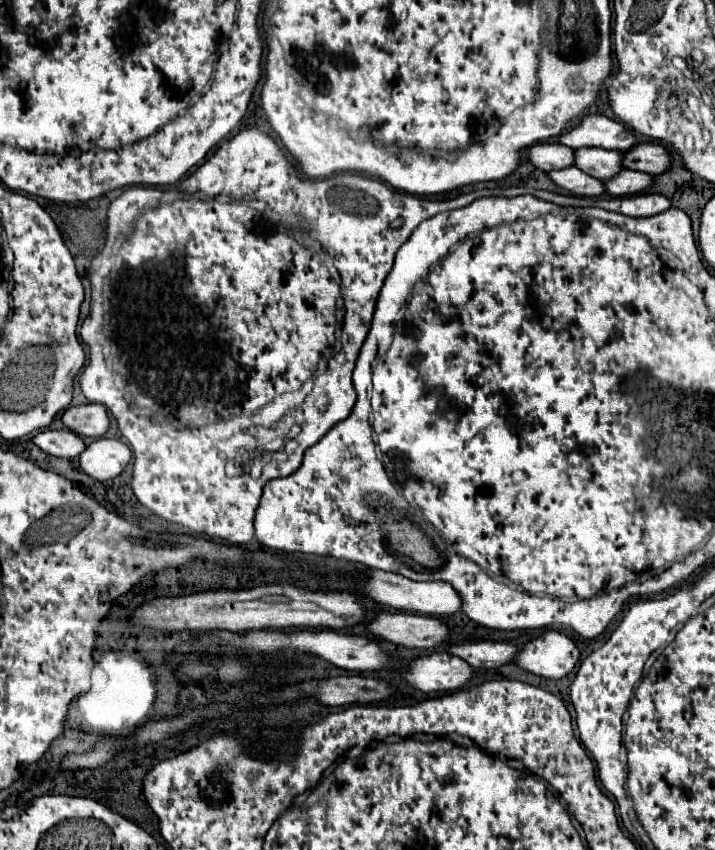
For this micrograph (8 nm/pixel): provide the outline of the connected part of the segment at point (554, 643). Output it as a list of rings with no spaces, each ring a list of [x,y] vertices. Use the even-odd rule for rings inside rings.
[[[545,631],[539,639],[523,645],[515,663],[525,671],[547,679],[561,679],[573,671],[579,661],[579,649],[571,637],[559,631]]]

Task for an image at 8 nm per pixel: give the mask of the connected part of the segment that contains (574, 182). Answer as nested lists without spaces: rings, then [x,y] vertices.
[[[569,167],[569,169],[559,169],[559,171],[551,171],[549,177],[563,189],[567,189],[573,195],[581,195],[581,197],[599,197],[605,193],[605,183],[601,183],[601,179],[589,177],[585,171],[577,169],[577,167]]]

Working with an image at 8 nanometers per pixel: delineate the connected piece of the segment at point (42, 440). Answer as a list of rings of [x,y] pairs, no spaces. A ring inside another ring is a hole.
[[[61,429],[61,431],[41,431],[33,437],[35,445],[41,447],[45,453],[55,455],[55,457],[79,457],[85,451],[85,443],[79,435],[73,431]]]

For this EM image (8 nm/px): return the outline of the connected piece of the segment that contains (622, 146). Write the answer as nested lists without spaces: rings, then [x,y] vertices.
[[[587,115],[575,129],[561,137],[561,143],[569,145],[571,149],[603,147],[625,153],[639,141],[635,139],[635,133],[629,131],[621,121],[609,119],[605,115]]]

